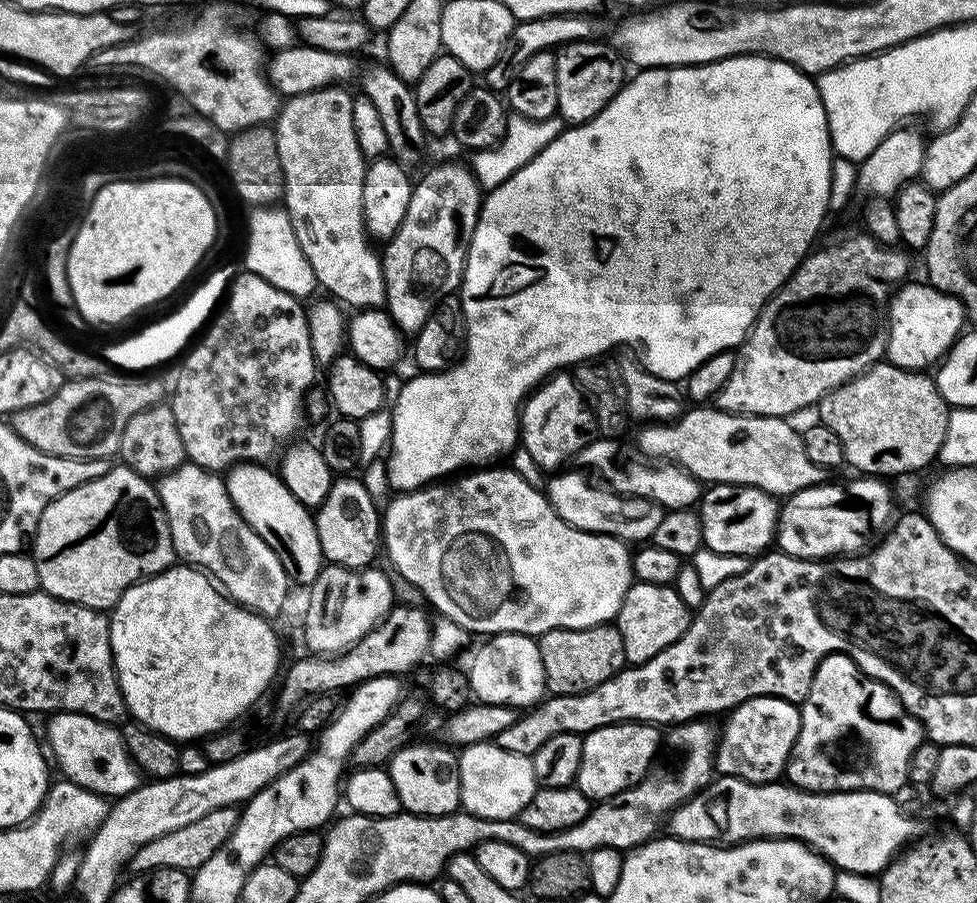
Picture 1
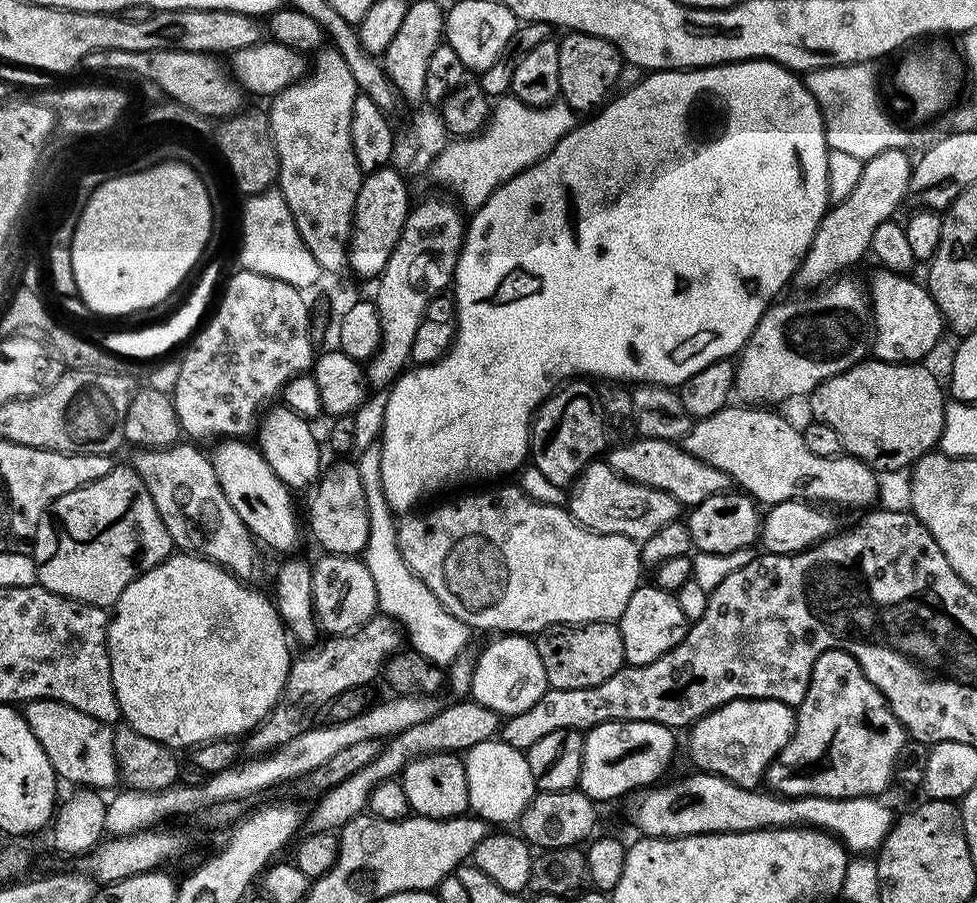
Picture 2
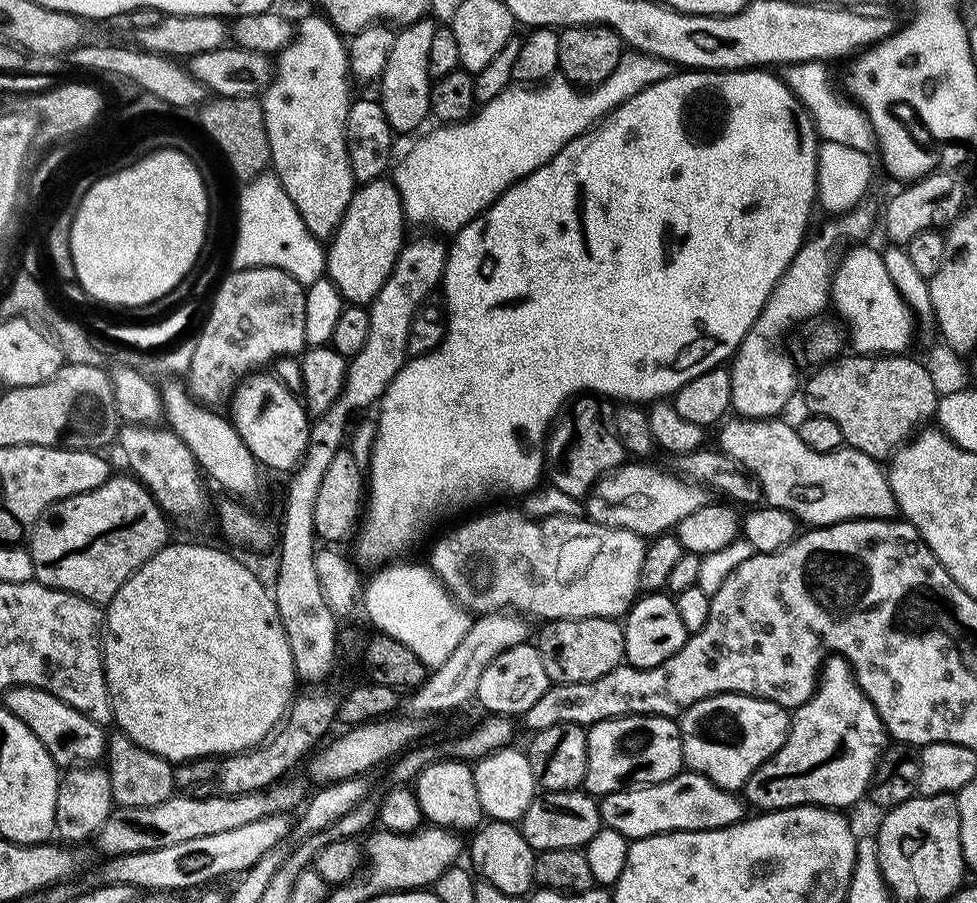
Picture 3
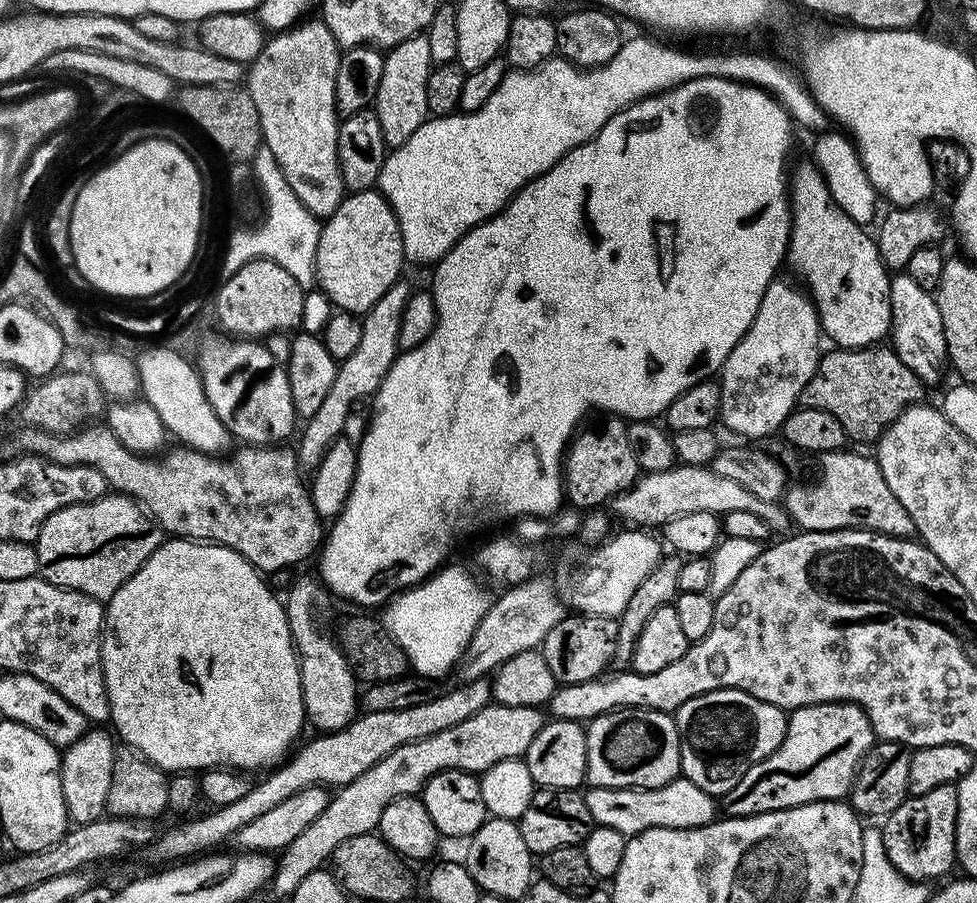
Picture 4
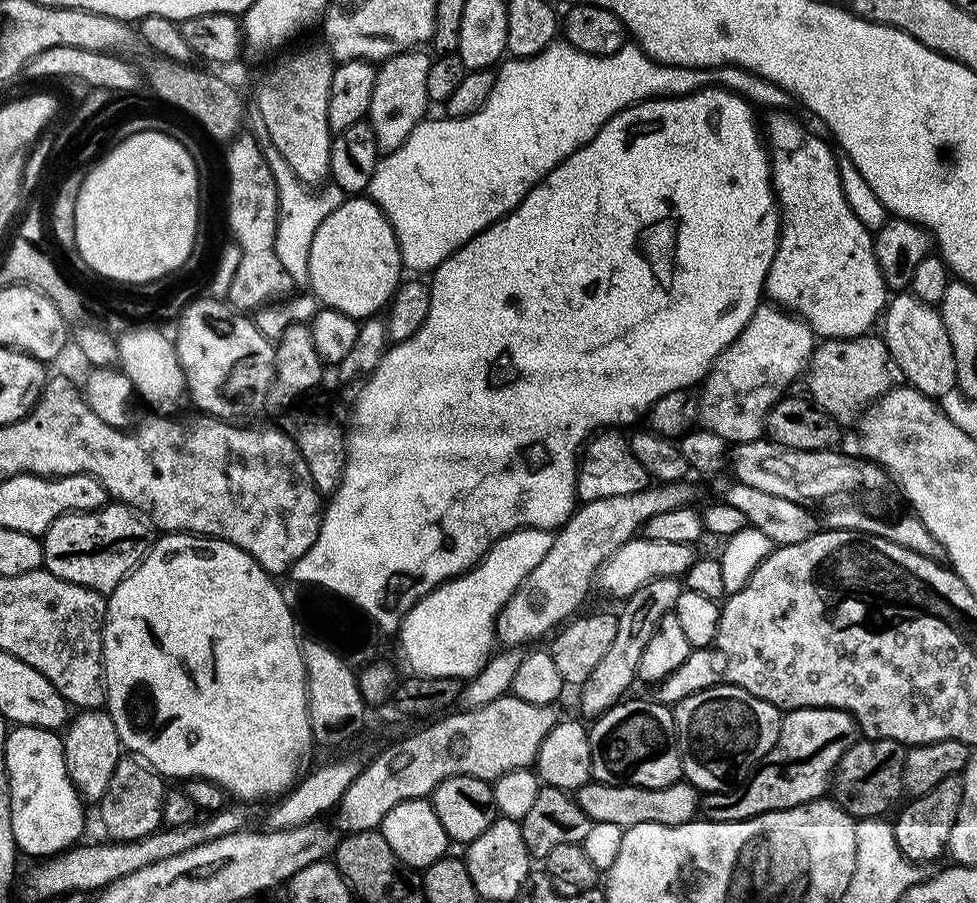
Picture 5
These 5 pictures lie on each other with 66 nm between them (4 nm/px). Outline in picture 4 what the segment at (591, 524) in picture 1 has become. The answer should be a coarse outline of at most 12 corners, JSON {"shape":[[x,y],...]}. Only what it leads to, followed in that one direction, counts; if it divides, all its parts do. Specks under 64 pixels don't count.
{"shape":[[711,467],[645,472],[611,497],[644,530],[691,512],[748,510],[773,533],[787,512]]}

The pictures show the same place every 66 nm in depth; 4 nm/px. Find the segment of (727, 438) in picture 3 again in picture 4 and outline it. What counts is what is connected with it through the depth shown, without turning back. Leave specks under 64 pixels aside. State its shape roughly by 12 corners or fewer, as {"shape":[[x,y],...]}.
{"shape":[[823,453],[782,507],[806,532],[915,537],[875,458]]}

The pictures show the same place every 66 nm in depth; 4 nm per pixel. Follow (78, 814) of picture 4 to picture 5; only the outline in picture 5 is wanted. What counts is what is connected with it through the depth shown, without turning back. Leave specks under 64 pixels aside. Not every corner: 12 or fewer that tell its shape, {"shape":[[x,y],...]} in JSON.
{"shape":[[83,709],[63,735],[68,777],[99,803],[122,745],[112,717]]}

